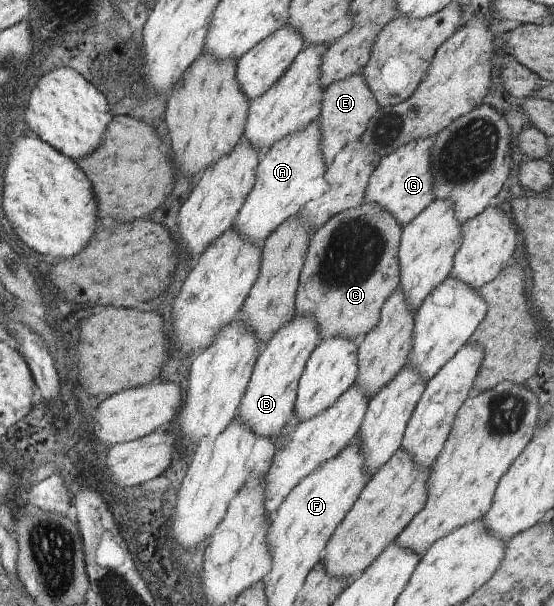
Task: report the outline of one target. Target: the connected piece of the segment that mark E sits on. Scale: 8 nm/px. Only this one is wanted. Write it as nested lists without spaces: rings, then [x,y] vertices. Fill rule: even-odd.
[[[362,72],[333,83],[327,88],[325,106],[318,119],[322,123],[322,153],[326,157],[326,165],[331,166],[346,146],[356,139],[361,139],[362,135],[366,133],[370,121],[381,108],[377,96],[366,83],[366,77]]]

